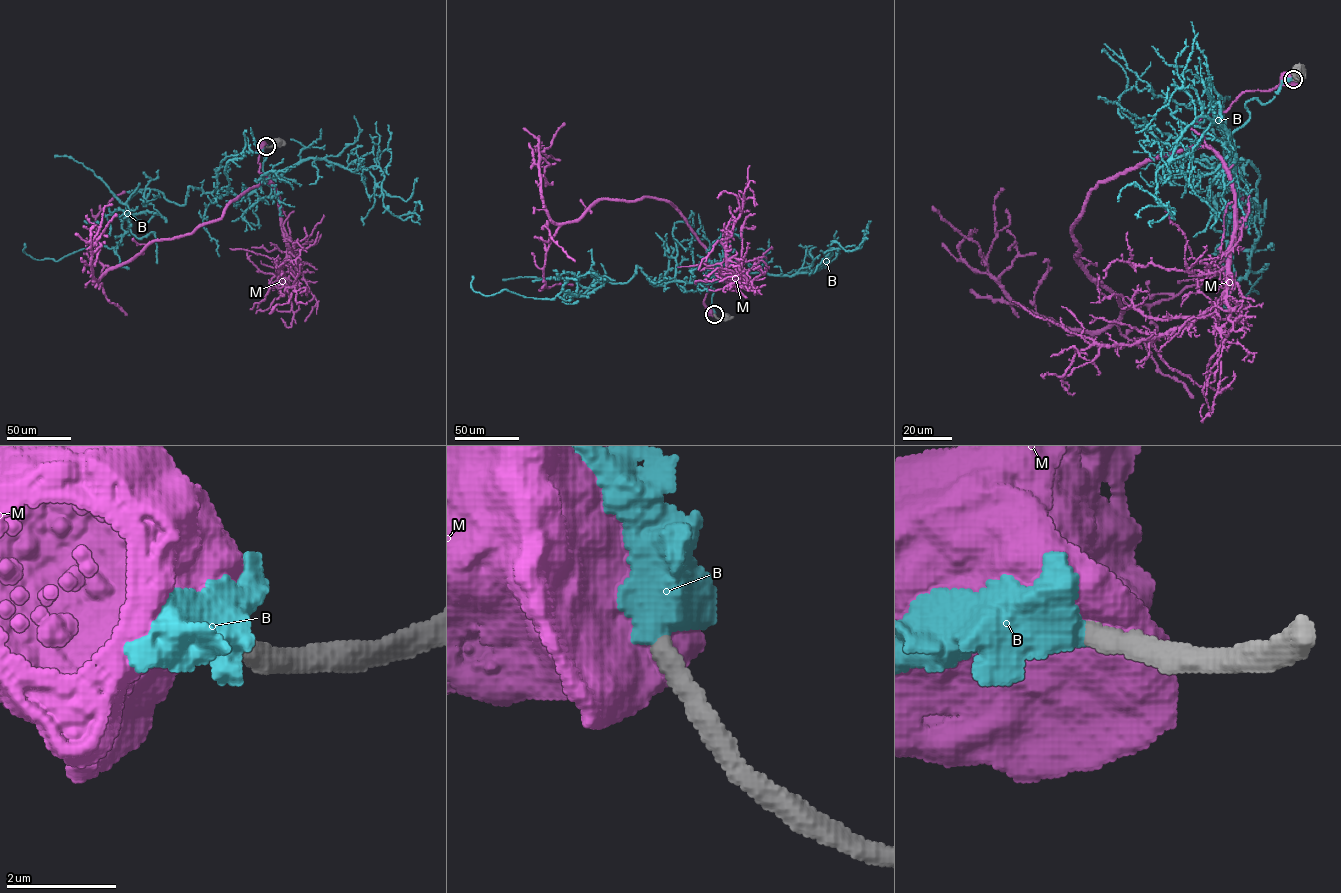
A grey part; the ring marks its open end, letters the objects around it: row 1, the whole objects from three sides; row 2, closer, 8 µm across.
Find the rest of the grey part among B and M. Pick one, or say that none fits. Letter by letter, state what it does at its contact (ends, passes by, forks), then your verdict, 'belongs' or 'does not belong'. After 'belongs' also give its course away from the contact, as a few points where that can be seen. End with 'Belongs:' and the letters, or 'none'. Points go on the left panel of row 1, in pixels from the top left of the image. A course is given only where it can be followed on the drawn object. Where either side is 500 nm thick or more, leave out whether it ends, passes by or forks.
B: belongs; course (266, 146), (263, 182), (245, 195), (189, 187), (179, 205), (139, 189), (113, 248), (55, 261), (25, 243)
M: does not belong
Belongs: B

